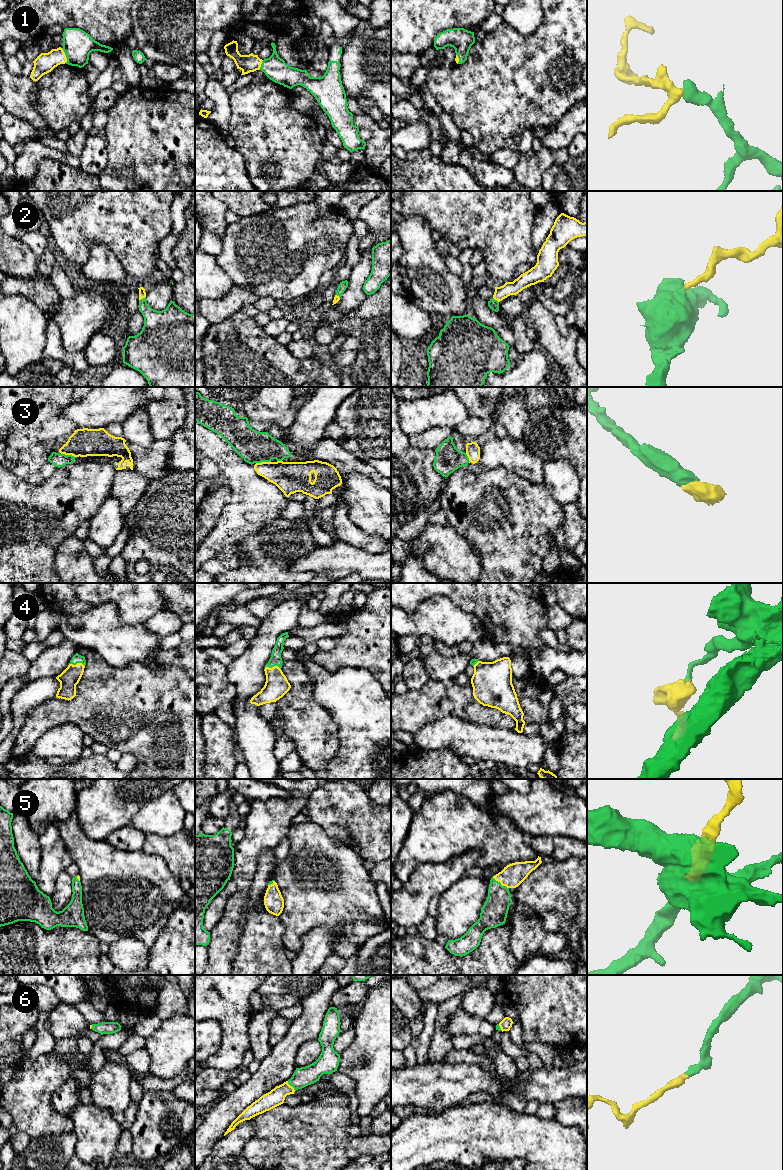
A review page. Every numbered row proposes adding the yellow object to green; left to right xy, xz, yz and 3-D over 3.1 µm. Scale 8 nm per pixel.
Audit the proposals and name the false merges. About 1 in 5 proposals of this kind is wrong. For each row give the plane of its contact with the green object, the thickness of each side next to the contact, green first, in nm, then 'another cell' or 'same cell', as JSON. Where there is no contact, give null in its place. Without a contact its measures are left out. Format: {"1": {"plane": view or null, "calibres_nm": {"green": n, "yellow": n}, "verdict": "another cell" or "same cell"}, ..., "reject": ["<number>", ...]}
{"1": {"plane": "xy", "calibres_nm": {"green": 240, "yellow": 160}, "verdict": "same cell"}, "2": {"plane": "xy", "calibres_nm": {"green": 240, "yellow": 60}, "verdict": "same cell"}, "3": {"plane": "xy", "calibres_nm": {"green": 110, "yellow": 220}, "verdict": "same cell"}, "4": {"plane": "xy", "calibres_nm": {"green": 70, "yellow": 160}, "verdict": "same cell"}, "5": {"plane": "yz", "calibres_nm": {"green": 220, "yellow": 180}, "verdict": "same cell"}, "6": {"plane": "xz", "calibres_nm": {"green": 160, "yellow": 140}, "verdict": "same cell"}, "reject": []}

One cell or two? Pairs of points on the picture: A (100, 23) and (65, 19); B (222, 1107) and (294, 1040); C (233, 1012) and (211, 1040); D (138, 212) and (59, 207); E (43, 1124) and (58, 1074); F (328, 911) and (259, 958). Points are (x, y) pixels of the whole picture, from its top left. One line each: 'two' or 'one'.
A: one
B: one
C: two
D: one
E: one
F: two

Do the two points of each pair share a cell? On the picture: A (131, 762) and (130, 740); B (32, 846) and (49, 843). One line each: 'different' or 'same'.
A: different
B: different

